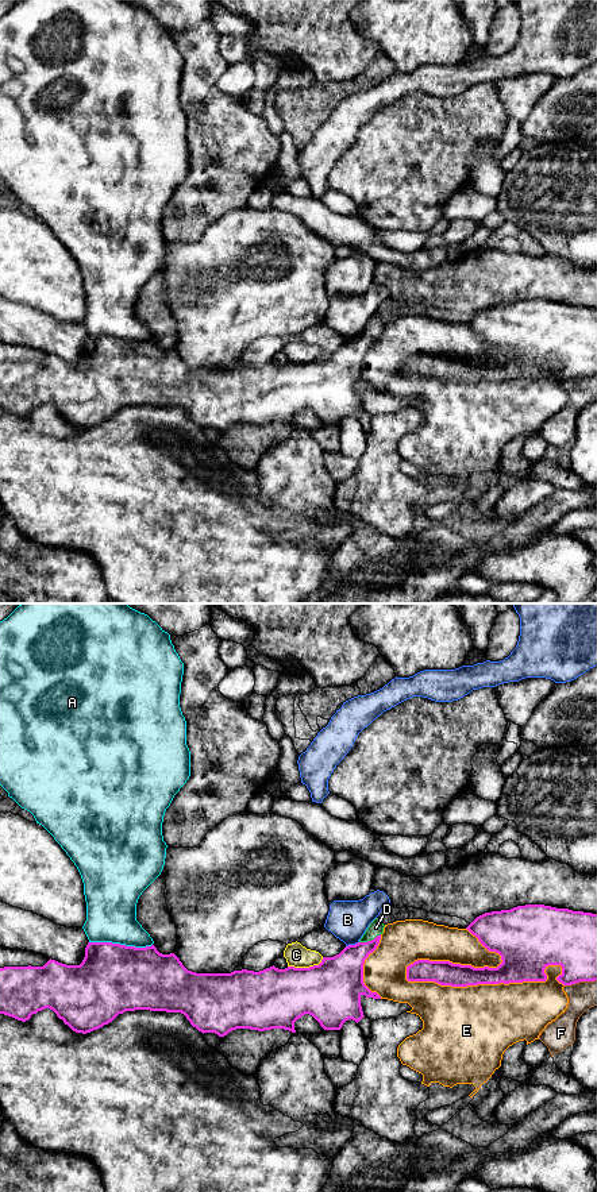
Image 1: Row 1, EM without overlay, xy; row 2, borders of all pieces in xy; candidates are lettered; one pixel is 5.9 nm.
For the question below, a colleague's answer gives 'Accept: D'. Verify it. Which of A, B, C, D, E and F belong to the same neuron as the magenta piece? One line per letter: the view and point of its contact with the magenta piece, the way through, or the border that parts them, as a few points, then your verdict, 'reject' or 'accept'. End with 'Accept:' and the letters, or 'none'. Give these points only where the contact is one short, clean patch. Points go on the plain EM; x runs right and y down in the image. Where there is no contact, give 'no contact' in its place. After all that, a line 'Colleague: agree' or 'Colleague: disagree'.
A: meets magenta in xy at (119, 339); reject
B: meets magenta in xy at (351, 340); reject
C: meets magenta in xy at (305, 363); reject
D: meets magenta in xy at (369, 336); runs through xy (343, 369), (349, 358), (369, 336), (376, 323); accept
E: meets magenta in xy at (493, 378); reject
F: meets magenta in xy at (580, 375); reject
Accept: D
Colleague: agree

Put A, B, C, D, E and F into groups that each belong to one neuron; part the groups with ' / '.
A / B / C / D / E / F

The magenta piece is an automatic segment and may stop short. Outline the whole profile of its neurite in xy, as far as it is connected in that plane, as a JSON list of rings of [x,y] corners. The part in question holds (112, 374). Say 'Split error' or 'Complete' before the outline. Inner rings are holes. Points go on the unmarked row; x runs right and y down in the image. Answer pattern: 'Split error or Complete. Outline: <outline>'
Split error. Outline: [[[375,313],[369,320],[369,323],[366,324],[365,329],[362,331],[358,339],[346,342],[339,350],[334,352],[323,352],[319,360],[313,360],[309,363],[288,362],[285,364],[278,364],[273,360],[259,367],[242,364],[242,366],[234,366],[231,369],[196,369],[196,367],[188,366],[174,348],[162,350],[157,346],[154,340],[146,342],[146,343],[135,343],[135,342],[126,342],[126,340],[112,339],[112,337],[88,337],[85,343],[85,352],[80,360],[66,360],[50,354],[43,362],[28,360],[28,362],[0,363],[0,409],[26,417],[31,413],[32,409],[36,409],[38,406],[42,406],[45,404],[50,404],[73,427],[82,428],[82,429],[90,428],[93,425],[103,423],[104,420],[108,420],[119,409],[123,409],[126,406],[135,406],[135,405],[181,408],[186,412],[190,420],[196,423],[199,427],[201,427],[203,429],[215,428],[219,432],[224,432],[230,427],[236,424],[250,424],[250,425],[258,425],[258,427],[265,427],[271,424],[284,424],[284,425],[296,428],[294,417],[305,409],[312,410],[324,425],[340,425],[346,416],[353,414],[358,418],[365,412],[362,406],[362,401],[361,401],[362,390],[365,390],[366,393],[381,394],[381,391],[377,387],[371,387],[365,381],[363,359],[365,359],[365,355],[369,352],[369,350],[377,344],[381,335],[381,329],[384,328],[384,323],[385,320],[378,313]]]

